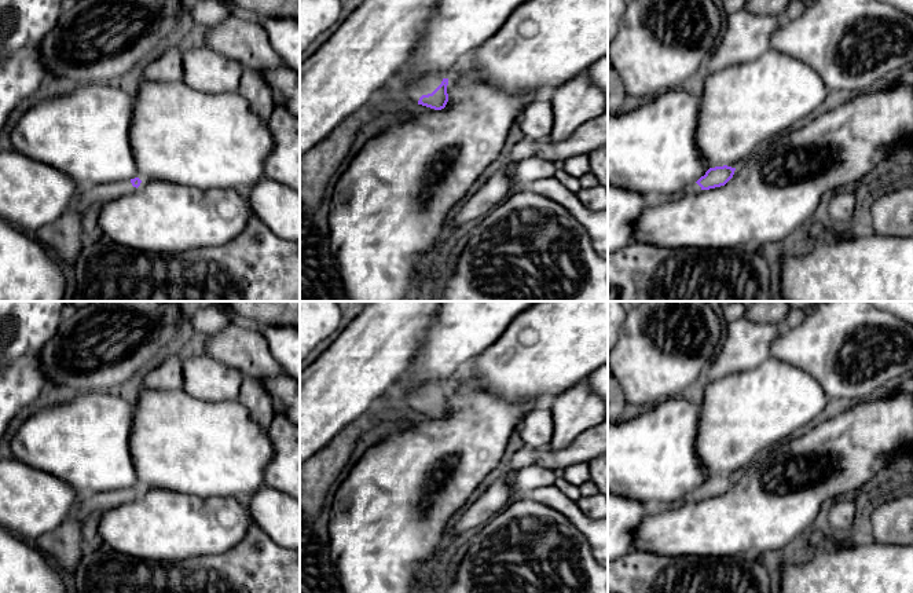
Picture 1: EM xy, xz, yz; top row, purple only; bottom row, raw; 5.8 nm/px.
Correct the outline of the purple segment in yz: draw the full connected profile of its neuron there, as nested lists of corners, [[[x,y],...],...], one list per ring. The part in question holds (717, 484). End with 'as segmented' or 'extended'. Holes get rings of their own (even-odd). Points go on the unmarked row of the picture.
[[[727,473],[710,476],[704,484],[689,495],[689,498],[693,501],[700,501],[701,498],[725,494],[733,486],[734,479],[736,476]]]; extended

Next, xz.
[[[421,384],[414,388],[395,385],[393,393],[399,395],[410,410],[441,418],[448,410],[448,387],[440,384]]]; extended

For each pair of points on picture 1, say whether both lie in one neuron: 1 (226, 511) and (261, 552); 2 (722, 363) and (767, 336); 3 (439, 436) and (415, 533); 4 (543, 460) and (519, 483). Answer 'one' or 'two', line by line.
1: two
2: one
3: one
4: two

